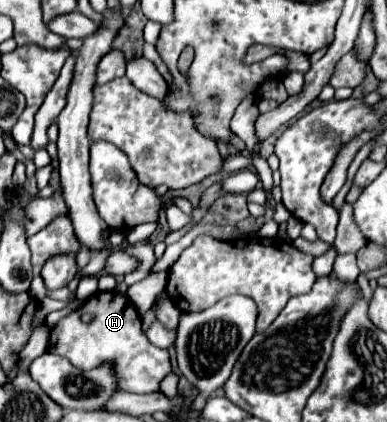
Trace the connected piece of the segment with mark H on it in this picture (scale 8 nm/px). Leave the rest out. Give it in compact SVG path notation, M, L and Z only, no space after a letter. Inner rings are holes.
M100 291L84 301L80 309L62 317L50 331L48 351L66 357L78 369L94 369L102 363L110 363L114 367L114 375L118 375L118 389L126 393L160 391L160 381L172 373L168 351L148 341L142 331L142 319L136 305L126 293L118 291ZM84 313L94 313L94 321L84 323L80 319Z

